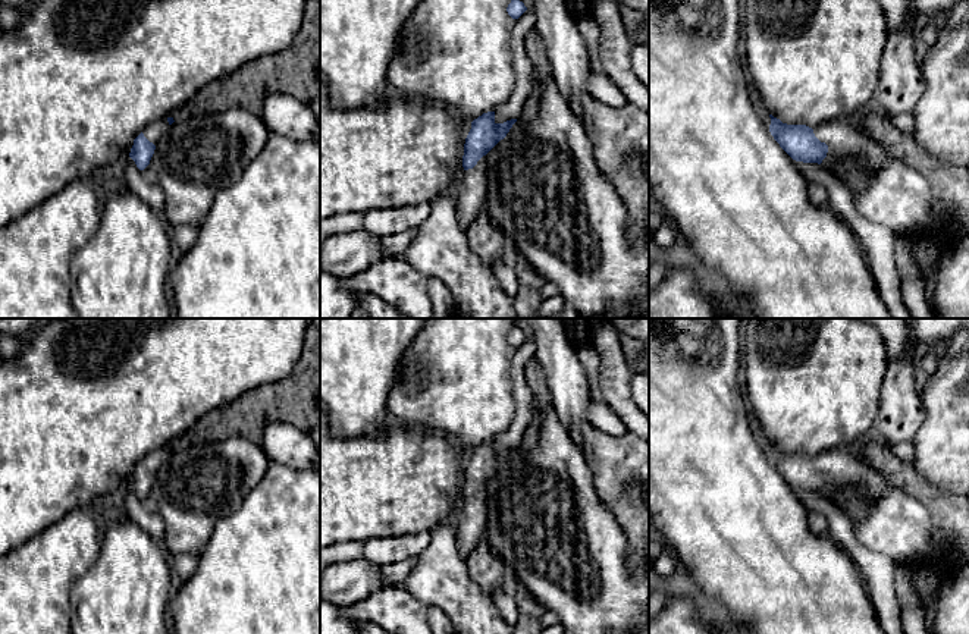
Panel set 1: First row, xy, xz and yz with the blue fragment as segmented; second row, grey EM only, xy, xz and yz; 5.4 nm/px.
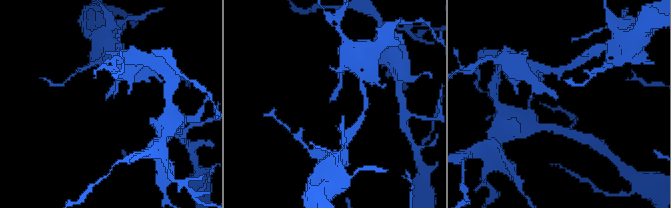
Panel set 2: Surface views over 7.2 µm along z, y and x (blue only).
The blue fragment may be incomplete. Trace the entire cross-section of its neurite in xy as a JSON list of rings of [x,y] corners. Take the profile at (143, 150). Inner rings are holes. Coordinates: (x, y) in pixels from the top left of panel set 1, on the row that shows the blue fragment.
[[[173,117],[159,119],[144,128],[144,131],[134,139],[129,157],[135,161],[139,170],[144,170],[154,154],[156,145],[162,136],[169,131]]]

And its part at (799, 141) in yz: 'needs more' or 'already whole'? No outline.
needs more

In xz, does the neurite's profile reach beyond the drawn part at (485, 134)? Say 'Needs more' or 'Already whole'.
Needs more

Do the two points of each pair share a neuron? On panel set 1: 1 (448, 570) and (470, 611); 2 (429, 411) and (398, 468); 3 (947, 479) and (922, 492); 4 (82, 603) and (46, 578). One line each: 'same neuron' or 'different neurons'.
1: same neuron
2: different neurons
3: different neurons
4: different neurons

